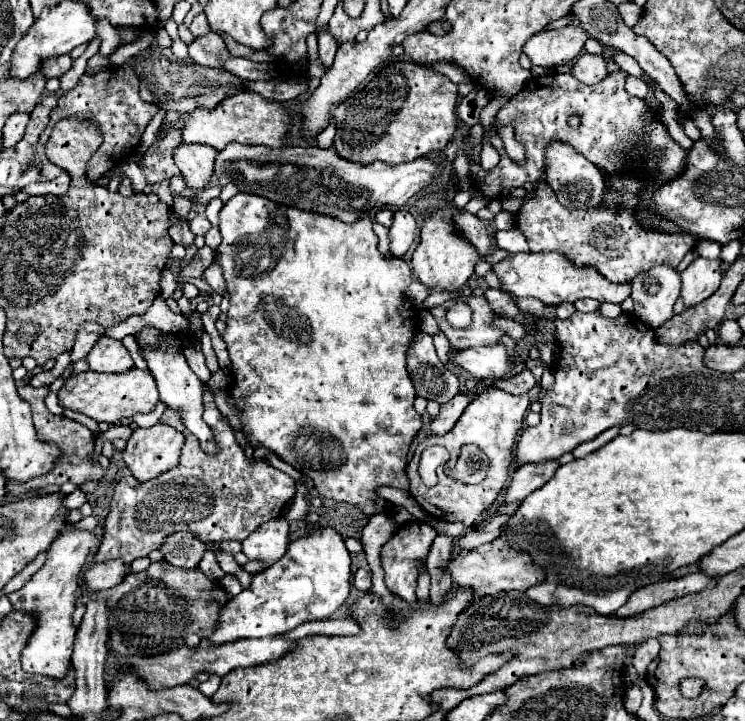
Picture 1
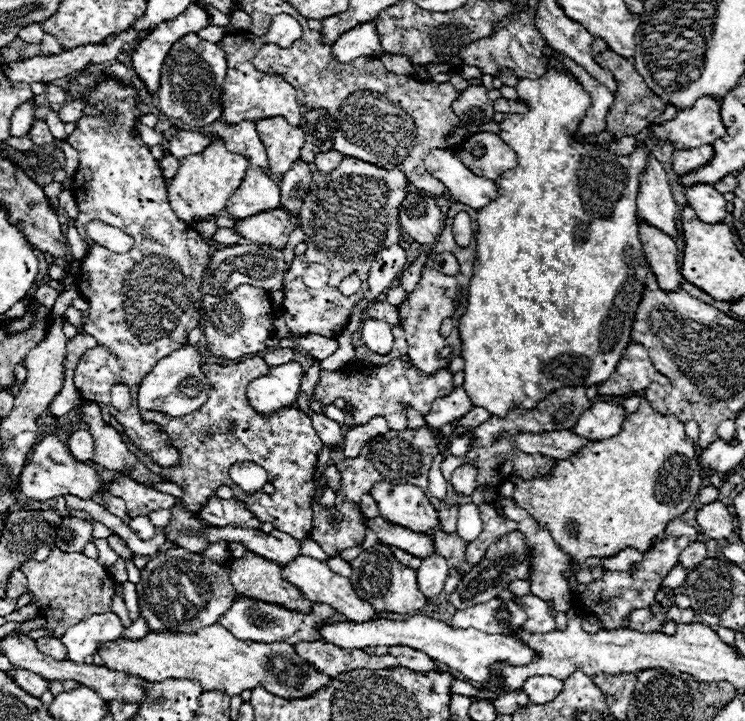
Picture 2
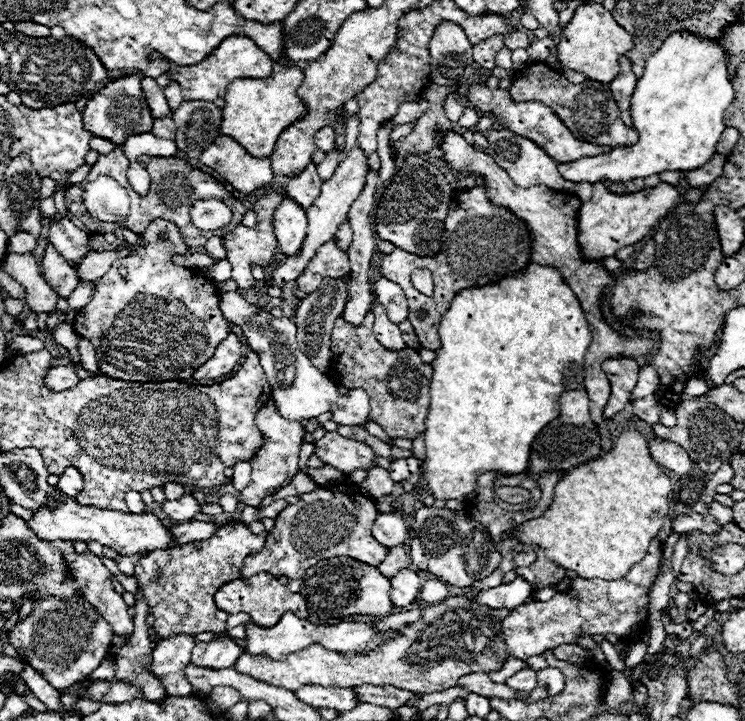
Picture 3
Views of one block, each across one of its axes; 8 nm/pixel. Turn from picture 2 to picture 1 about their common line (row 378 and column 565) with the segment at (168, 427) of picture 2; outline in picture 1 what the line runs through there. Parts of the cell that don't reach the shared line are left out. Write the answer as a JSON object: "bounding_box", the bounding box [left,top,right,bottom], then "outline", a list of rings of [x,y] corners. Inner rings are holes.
{"bounding_box":[516,176,696,282],"outline":[[[606,176],[606,190],[600,206],[568,212],[556,198],[552,198],[552,190],[546,186],[546,180],[538,180],[534,192],[530,192],[530,196],[524,200],[516,216],[516,226],[530,244],[530,252],[566,252],[578,264],[590,264],[600,270],[600,274],[610,278],[610,282],[632,282],[634,276],[650,270],[656,264],[670,264],[676,268],[684,254],[694,250],[696,238],[686,232],[654,232],[636,220],[634,208],[638,206],[638,200],[632,198],[644,192],[644,184],[646,182],[642,182],[640,176]]]}

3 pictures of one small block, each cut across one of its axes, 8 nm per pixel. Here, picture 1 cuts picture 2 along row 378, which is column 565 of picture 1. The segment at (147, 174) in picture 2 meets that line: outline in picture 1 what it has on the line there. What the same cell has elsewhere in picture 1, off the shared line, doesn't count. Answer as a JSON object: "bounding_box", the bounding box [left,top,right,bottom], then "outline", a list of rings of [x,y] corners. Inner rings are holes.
{"bounding_box":[470,70,686,200],"outline":[[[618,70],[594,86],[586,86],[570,74],[546,74],[530,78],[526,86],[516,94],[516,98],[510,98],[508,104],[498,112],[498,122],[514,126],[516,140],[526,148],[524,162],[510,160],[502,140],[494,134],[494,130],[490,130],[486,138],[500,152],[500,164],[494,170],[484,172],[480,164],[470,160],[470,176],[474,178],[482,196],[488,200],[502,200],[510,194],[510,188],[522,186],[524,182],[534,184],[540,180],[544,176],[544,152],[550,140],[562,140],[574,146],[606,176],[622,172],[642,174],[648,182],[648,190],[654,190],[660,182],[664,184],[676,178],[684,168],[686,150],[682,150],[670,138],[666,128],[654,118],[654,114],[640,98],[624,90],[626,76],[626,72]],[[572,114],[582,118],[580,128],[568,126],[568,116]]]}

